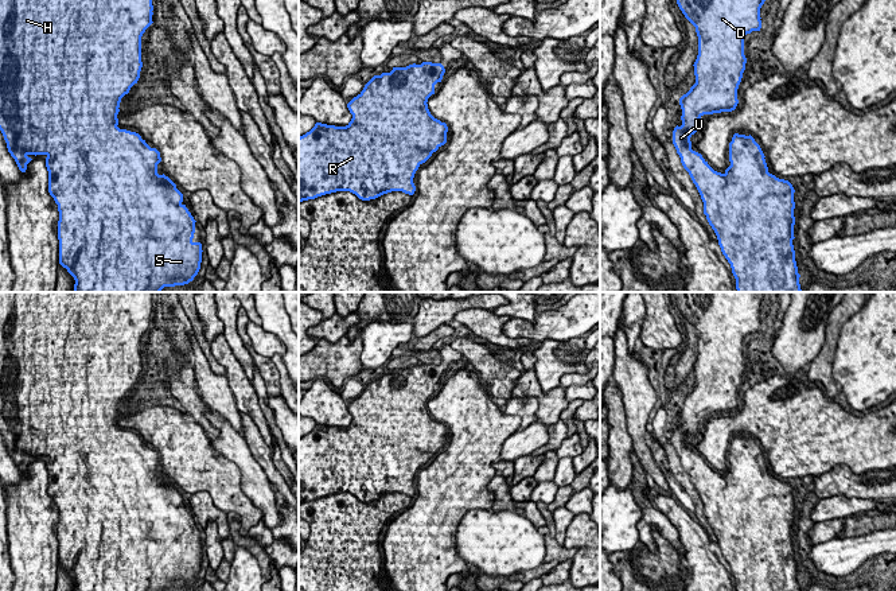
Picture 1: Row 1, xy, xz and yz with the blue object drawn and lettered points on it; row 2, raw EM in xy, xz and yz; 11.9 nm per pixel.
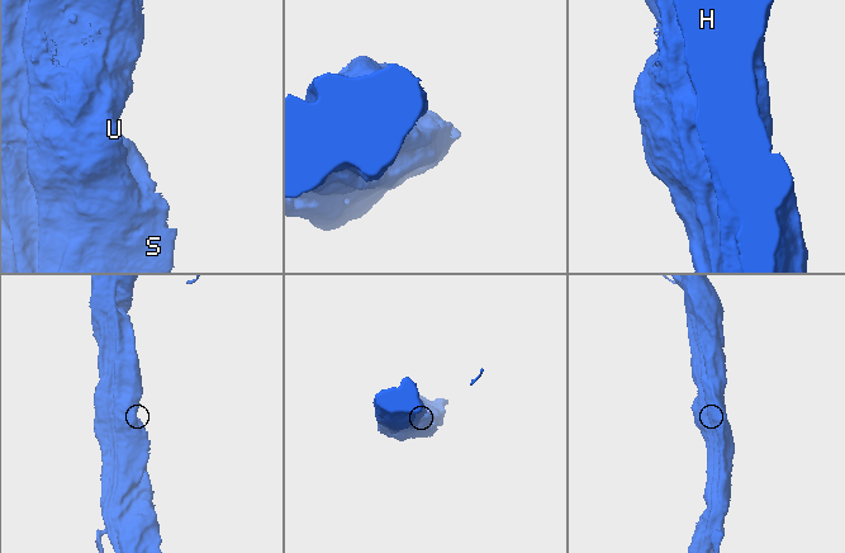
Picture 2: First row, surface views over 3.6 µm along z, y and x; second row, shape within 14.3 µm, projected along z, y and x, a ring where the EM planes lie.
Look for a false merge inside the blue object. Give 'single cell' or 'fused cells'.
single cell

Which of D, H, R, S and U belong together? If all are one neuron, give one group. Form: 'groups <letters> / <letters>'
groups D H R S U

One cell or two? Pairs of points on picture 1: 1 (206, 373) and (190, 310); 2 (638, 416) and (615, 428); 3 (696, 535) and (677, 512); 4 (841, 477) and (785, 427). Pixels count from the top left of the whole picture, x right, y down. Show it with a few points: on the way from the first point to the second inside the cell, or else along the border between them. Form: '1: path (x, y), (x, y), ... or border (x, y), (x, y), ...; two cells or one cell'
1: border (191, 331), (209, 366), (217, 373); two cells
2: border (620, 392), (626, 428), (634, 448); two cells
3: path (690, 529), (678, 517); one cell
4: border (863, 471), (834, 465), (814, 477); two cells

